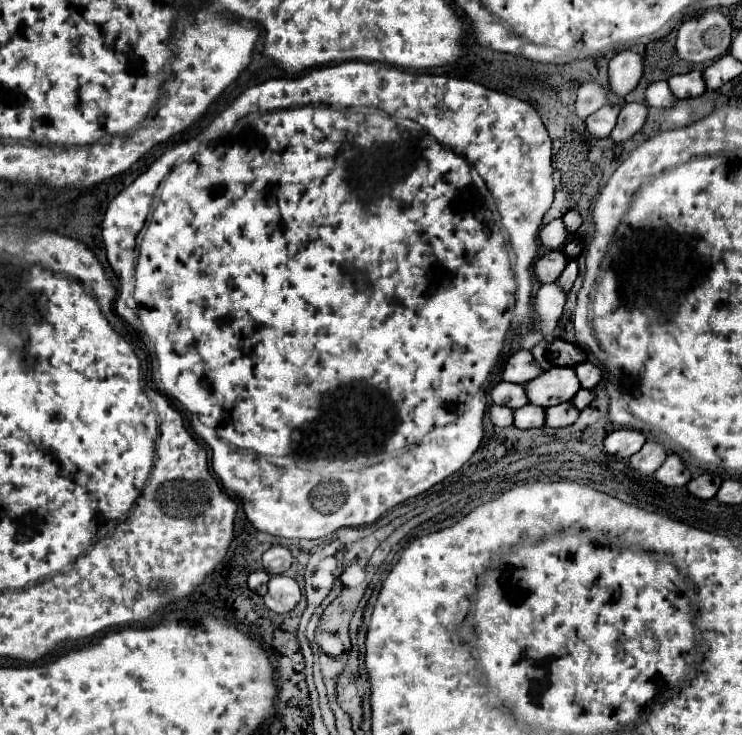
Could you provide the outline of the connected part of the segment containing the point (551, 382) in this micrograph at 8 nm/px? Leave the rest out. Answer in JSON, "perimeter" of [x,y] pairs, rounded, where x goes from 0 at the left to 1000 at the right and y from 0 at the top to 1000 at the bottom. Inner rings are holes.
{"perimeter":[[[743,499],[729,513],[713,518],[708,529],[718,551],[745,554],[770,546],[783,524],[772,499]]]}

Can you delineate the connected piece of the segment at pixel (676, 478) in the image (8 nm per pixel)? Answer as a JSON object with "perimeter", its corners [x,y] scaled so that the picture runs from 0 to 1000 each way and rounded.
{"perimeter":[[[902,619],[896,624],[896,630],[883,641],[883,652],[902,663],[918,663],[918,660],[929,657],[931,644],[912,619]]]}

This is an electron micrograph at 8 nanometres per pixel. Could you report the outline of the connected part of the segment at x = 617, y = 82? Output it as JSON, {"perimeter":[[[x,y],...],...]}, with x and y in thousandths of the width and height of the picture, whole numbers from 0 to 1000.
{"perimeter":[[[837,69],[821,83],[821,116],[832,129],[845,129],[856,121],[867,102],[867,80],[858,69]]]}

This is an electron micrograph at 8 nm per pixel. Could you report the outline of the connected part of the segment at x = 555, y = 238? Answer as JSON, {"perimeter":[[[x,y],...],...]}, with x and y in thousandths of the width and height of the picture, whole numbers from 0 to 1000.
{"perimeter":[[[753,295],[753,298],[745,298],[740,306],[735,306],[732,312],[729,312],[729,331],[735,333],[735,336],[740,336],[740,339],[756,339],[759,333],[761,333],[761,328],[764,328],[764,322],[767,322],[767,317],[764,317],[764,312],[761,312],[761,303],[759,303],[759,298]]]}

